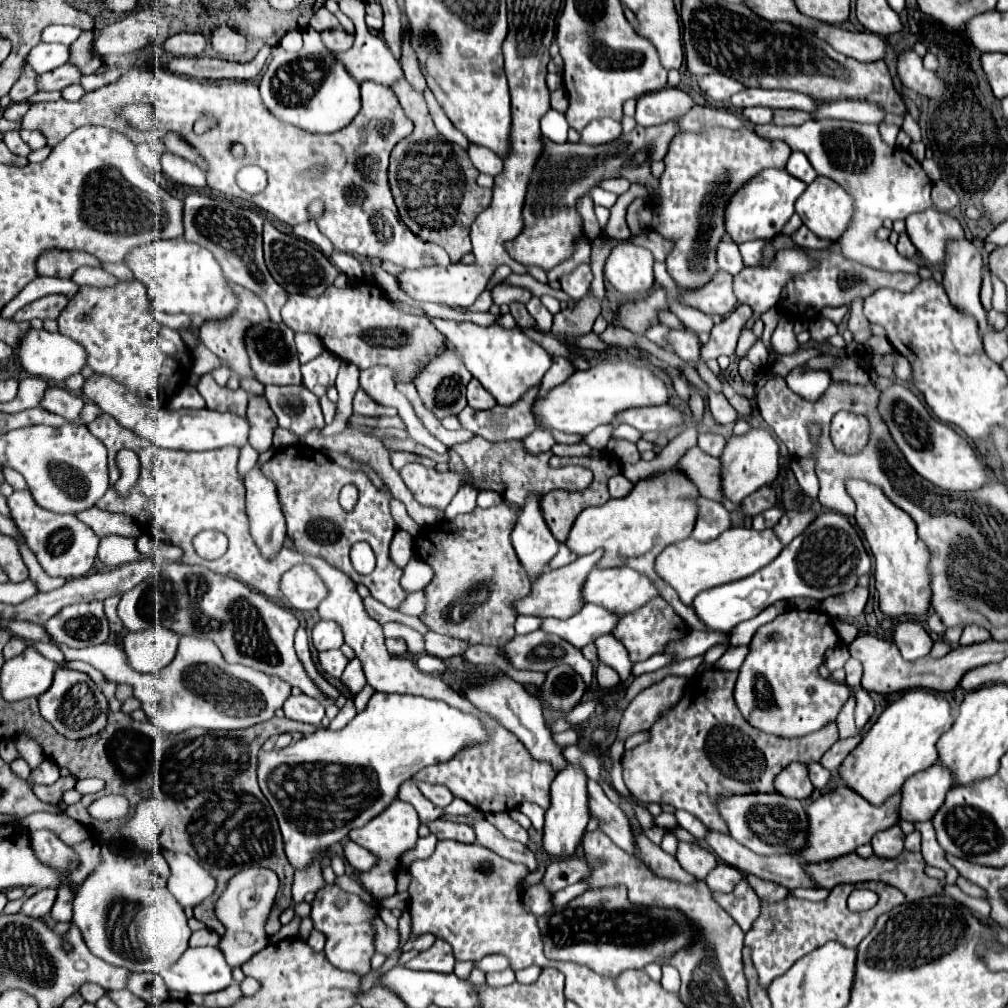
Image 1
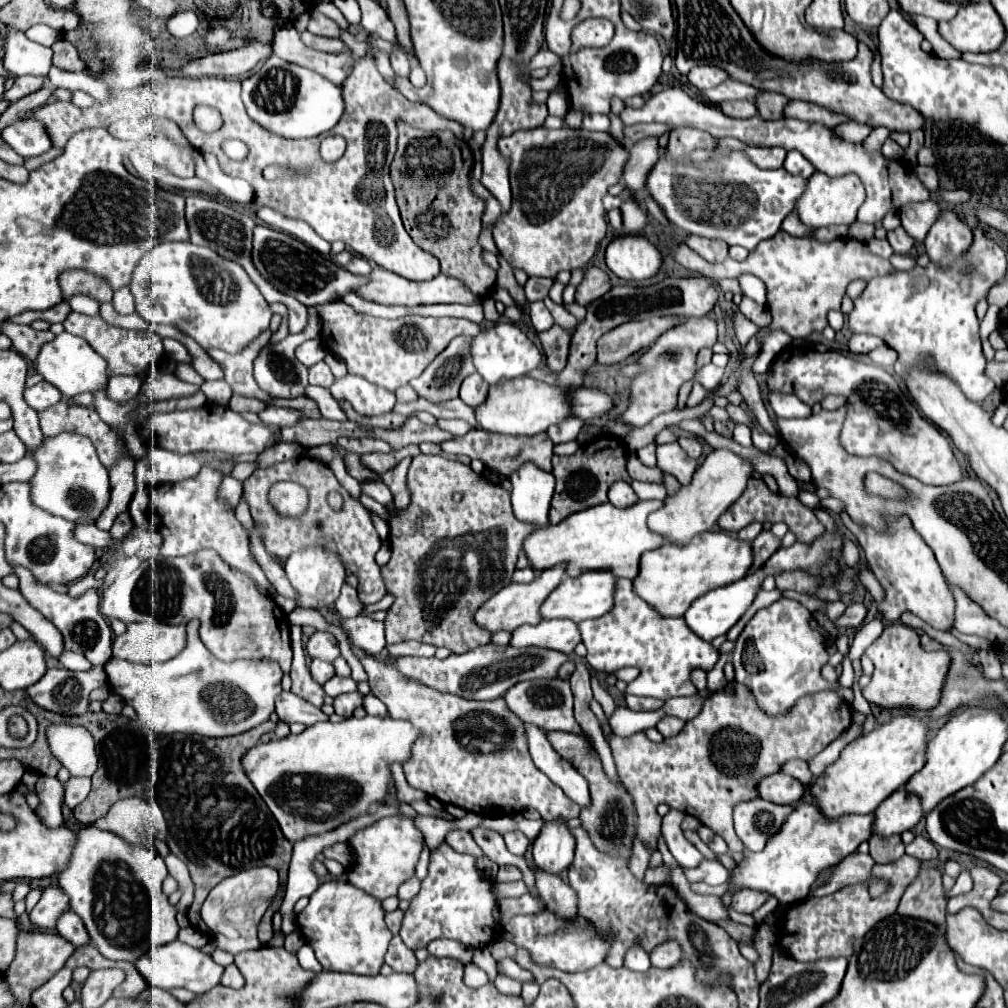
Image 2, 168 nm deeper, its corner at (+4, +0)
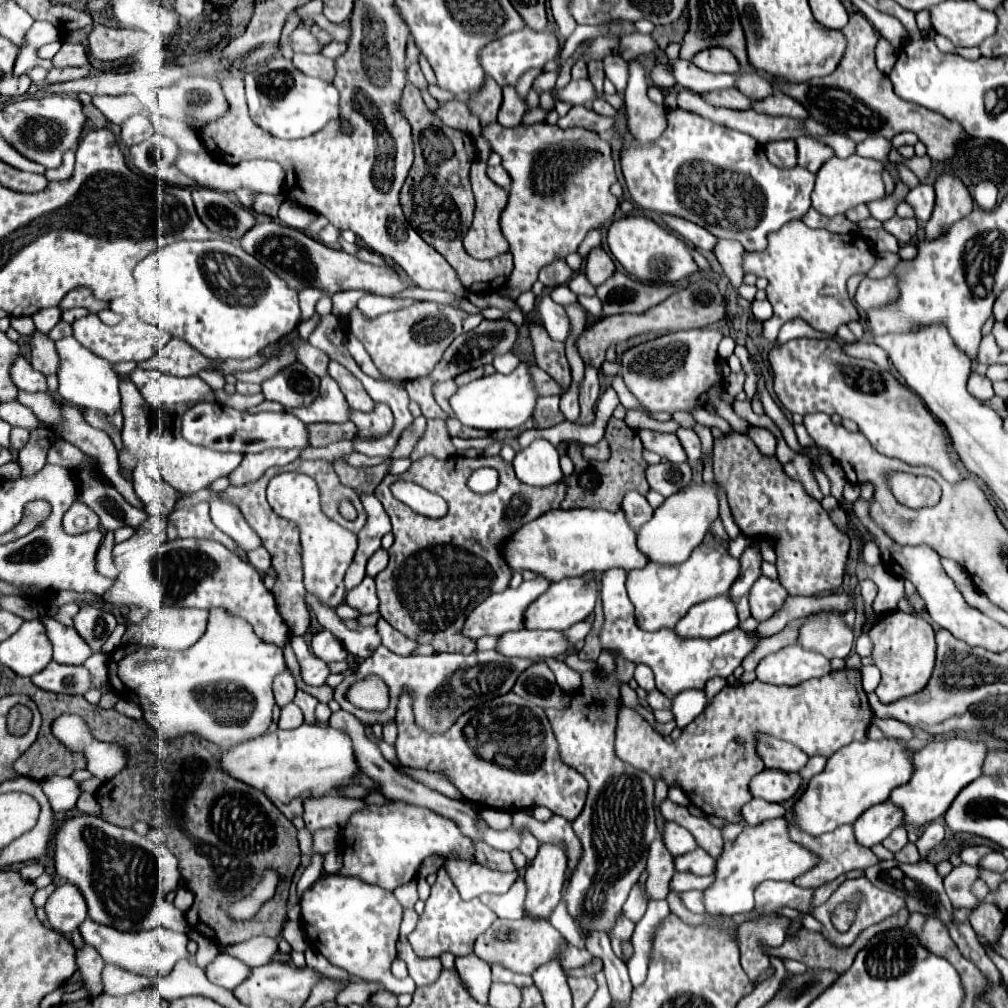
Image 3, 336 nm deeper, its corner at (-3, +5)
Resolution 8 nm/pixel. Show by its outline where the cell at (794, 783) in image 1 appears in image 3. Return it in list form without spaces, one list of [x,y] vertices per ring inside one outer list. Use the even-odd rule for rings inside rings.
[[[762,770],[750,782],[750,792],[754,798],[764,798],[766,802],[786,802],[792,800],[802,786],[802,776],[796,772],[782,770]]]

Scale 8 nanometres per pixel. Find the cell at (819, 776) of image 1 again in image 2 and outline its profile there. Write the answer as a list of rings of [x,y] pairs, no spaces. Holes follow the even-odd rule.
[[[791,759],[789,763],[783,763],[781,773],[795,777],[803,785],[809,785],[813,781],[813,775],[811,775],[811,771],[809,771],[809,767],[807,767],[807,763],[803,759]]]

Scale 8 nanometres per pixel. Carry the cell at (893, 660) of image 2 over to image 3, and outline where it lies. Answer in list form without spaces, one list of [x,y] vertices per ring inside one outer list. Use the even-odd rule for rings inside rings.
[[[894,610],[876,622],[868,636],[874,644],[874,664],[882,672],[882,680],[876,688],[880,702],[890,704],[910,694],[916,694],[928,686],[936,664],[936,642],[934,630],[926,620],[906,614],[902,610]]]

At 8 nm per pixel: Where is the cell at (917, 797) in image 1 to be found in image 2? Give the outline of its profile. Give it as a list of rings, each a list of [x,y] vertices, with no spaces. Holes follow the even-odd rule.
[[[897,789],[891,797],[887,797],[875,811],[873,835],[891,837],[901,835],[907,829],[913,829],[923,817],[919,799],[909,797],[905,789]]]

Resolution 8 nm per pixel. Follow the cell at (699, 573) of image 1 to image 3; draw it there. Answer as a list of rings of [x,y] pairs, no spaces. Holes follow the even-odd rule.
[[[702,542],[692,556],[682,564],[648,562],[642,570],[628,572],[626,590],[634,604],[638,626],[644,630],[658,630],[662,626],[676,626],[686,612],[708,598],[726,594],[740,574],[740,558],[734,558],[720,542]]]

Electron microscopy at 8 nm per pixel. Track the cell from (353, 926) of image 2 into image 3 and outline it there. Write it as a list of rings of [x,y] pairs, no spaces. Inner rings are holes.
[[[326,874],[302,894],[300,906],[302,906],[302,926],[306,932],[306,938],[310,946],[318,950],[326,960],[330,960],[338,968],[344,968],[352,978],[380,982],[392,994],[414,992],[416,984],[412,982],[412,978],[398,980],[390,972],[390,962],[396,958],[396,940],[398,940],[398,928],[402,922],[402,906],[398,904],[392,892],[374,884],[366,884],[364,880],[356,876],[340,876],[340,874],[328,876]]]

